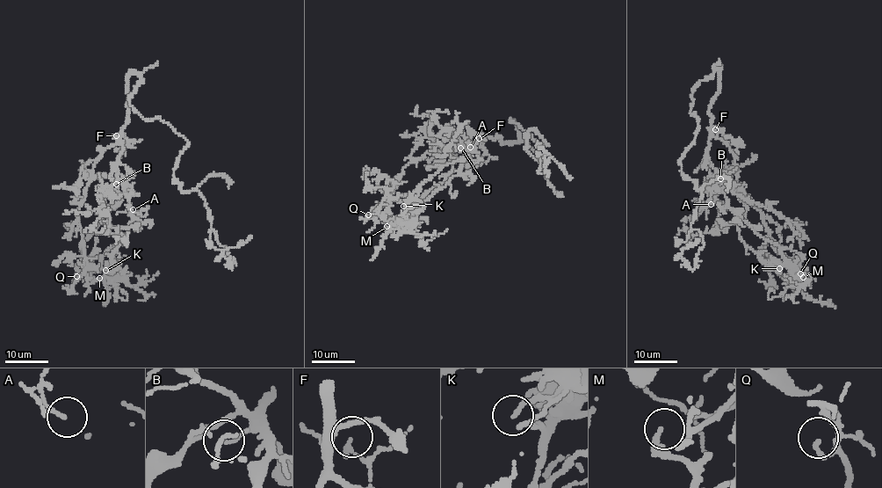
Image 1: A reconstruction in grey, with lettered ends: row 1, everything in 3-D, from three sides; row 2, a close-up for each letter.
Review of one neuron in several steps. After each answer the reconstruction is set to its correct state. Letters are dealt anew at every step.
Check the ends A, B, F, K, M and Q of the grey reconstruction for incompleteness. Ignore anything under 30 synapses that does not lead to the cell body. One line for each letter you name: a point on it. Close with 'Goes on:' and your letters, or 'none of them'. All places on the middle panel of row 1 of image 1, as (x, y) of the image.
Goes on: none of them

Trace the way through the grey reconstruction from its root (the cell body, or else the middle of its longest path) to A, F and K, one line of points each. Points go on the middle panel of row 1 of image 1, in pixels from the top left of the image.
A: (515, 142), (501, 143), (498, 136), (475, 134), (467, 142), (465, 156), (468, 144), (470, 147)
F: (515, 142), (501, 143), (498, 136), (483, 138), (480, 142), (479, 138)
K: (515, 142), (501, 143), (498, 136), (471, 134), (427, 169), (441, 167), (403, 206)

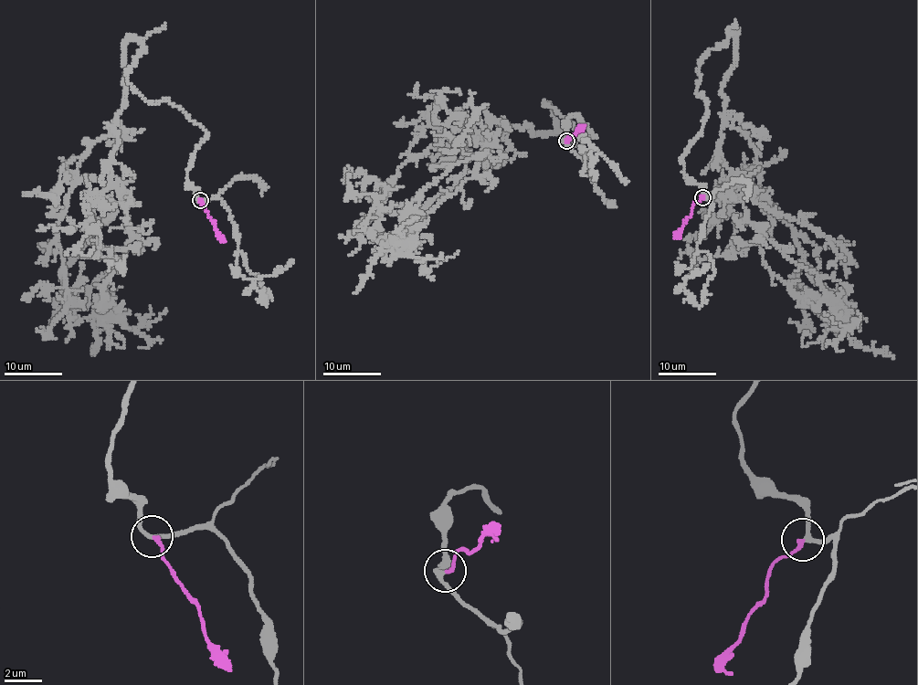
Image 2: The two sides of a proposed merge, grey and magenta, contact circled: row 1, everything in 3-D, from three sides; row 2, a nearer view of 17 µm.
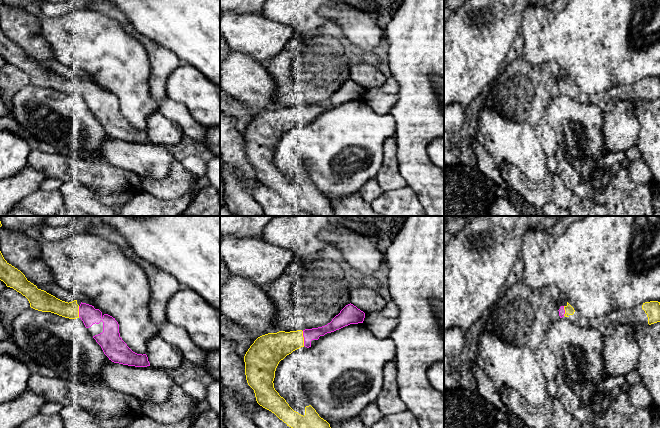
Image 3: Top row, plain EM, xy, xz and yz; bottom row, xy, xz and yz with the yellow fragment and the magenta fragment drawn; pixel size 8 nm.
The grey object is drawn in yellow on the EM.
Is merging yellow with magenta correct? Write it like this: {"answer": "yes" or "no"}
{"answer": "yes"}

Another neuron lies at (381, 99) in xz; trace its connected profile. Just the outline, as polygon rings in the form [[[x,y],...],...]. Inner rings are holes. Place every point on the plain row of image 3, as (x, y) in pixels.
[[[390,76],[382,86],[365,90],[363,99],[377,114],[385,115],[398,101],[399,89],[398,82]]]

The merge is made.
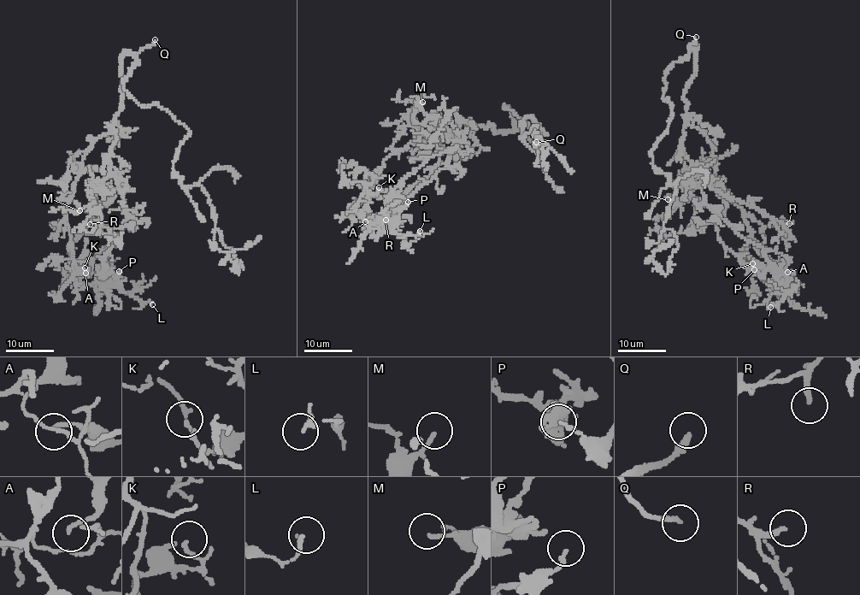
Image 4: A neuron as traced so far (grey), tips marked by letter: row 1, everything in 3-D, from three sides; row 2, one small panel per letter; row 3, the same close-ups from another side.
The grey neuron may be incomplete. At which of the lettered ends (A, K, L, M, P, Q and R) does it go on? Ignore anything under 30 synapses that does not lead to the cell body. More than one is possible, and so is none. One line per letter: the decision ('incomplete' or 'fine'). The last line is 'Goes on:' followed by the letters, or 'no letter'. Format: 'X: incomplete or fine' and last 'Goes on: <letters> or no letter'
A: fine
K: fine
L: fine
M: fine
P: fine
Q: incomplete
R: incomplete
Goes on: Q, R

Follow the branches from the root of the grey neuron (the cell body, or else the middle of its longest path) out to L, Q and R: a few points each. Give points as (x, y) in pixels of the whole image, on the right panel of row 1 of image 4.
L: (692, 49), (682, 153), (704, 202), (762, 249), (785, 286), (783, 299), (770, 307)
Q: (692, 49), (687, 47), (693, 44), (696, 37)
R: (692, 49), (695, 76), (685, 94), (682, 153), (695, 173), (716, 191), (789, 223)

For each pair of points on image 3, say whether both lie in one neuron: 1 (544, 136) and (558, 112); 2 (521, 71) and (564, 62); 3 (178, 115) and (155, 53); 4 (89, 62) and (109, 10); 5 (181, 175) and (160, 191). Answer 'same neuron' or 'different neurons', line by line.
1: different neurons
2: different neurons
3: same neuron
4: different neurons
5: same neuron

